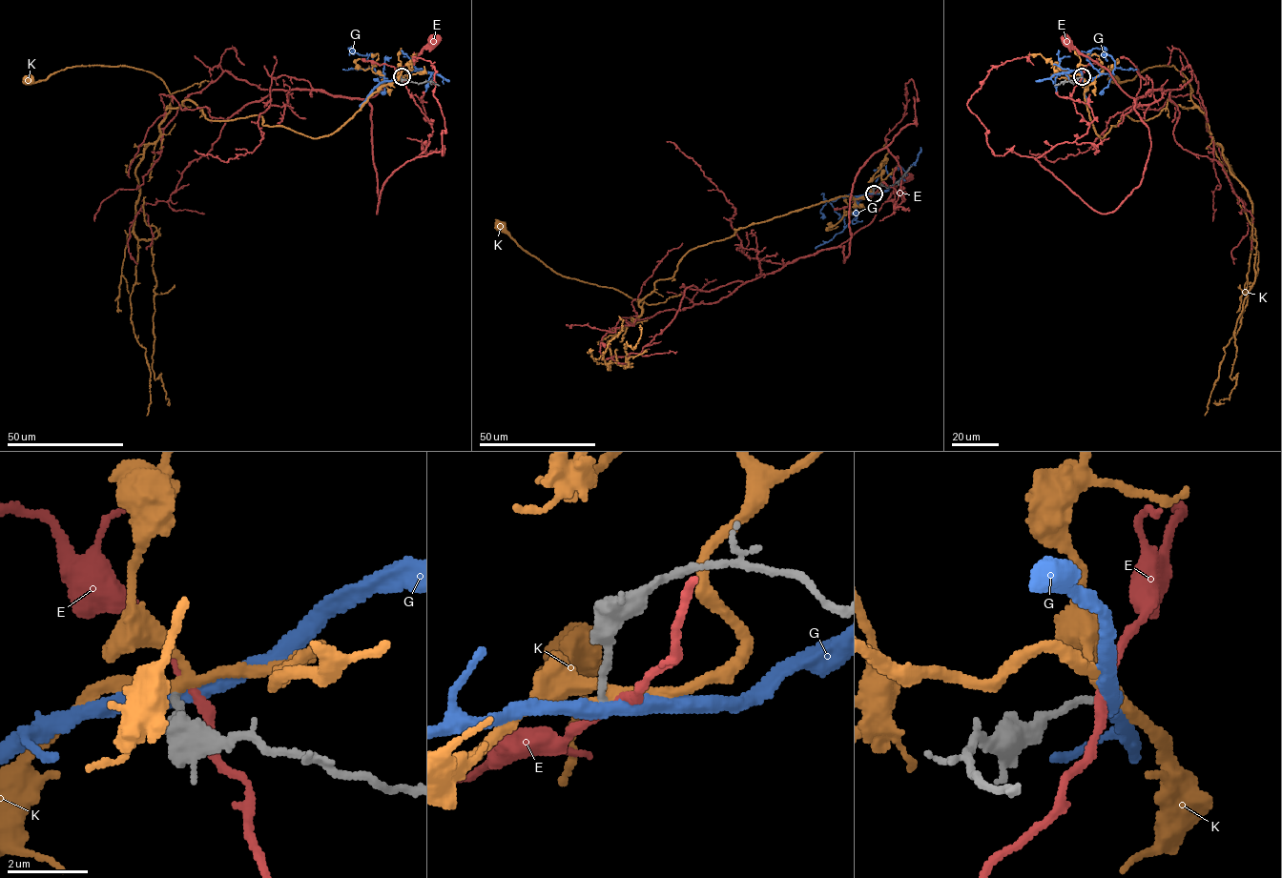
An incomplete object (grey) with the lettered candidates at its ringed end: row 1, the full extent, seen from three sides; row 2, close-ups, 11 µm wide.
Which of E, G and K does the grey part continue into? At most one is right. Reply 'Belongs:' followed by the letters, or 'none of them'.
Belongs: none of them

